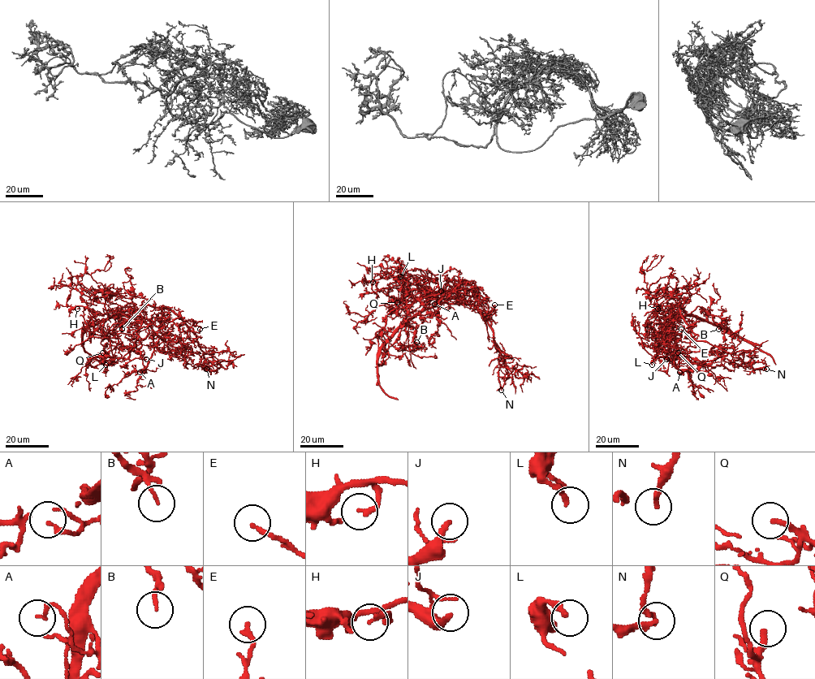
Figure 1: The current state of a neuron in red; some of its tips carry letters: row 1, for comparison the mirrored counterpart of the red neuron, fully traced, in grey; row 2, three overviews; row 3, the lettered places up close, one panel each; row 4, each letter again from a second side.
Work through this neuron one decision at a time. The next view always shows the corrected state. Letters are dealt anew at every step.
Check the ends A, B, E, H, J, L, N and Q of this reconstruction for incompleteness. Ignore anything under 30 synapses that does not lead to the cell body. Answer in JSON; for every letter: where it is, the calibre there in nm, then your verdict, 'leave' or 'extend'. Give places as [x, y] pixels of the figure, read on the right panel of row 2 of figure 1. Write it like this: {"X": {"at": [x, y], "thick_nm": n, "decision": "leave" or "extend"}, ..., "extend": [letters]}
{"A": {"at": [679, 372], "thick_nm": 160, "decision": "leave"}, "B": {"at": [718, 329], "thick_nm": 120, "decision": "extend"}, "E": {"at": [681, 329], "thick_nm": 200, "decision": "leave"}, "H": {"at": [657, 309], "thick_nm": 180, "decision": "leave"}, "J": {"at": [666, 359], "thick_nm": 190, "decision": "extend"}, "L": {"at": [652, 365], "thick_nm": 200, "decision": "leave"}, "N": {"at": [766, 369], "thick_nm": 200, "decision": "extend"}, "Q": {"at": [678, 352], "thick_nm": 160, "decision": "extend"}, "extend": ["B", "J", "N", "Q"]}

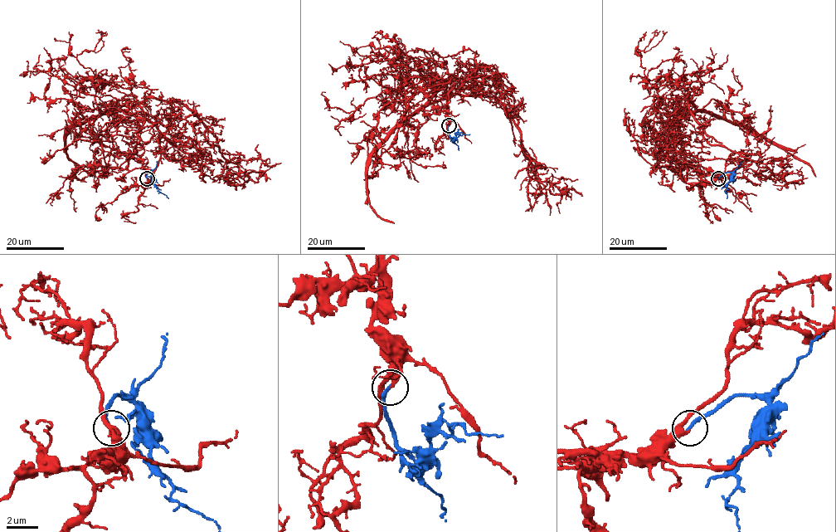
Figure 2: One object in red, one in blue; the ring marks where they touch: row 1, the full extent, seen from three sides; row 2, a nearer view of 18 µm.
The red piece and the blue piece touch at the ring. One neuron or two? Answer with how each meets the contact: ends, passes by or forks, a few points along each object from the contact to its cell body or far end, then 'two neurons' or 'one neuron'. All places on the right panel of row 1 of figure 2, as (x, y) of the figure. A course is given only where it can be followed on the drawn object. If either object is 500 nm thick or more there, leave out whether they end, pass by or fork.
red passes by; blue ends; course red (718, 178), (681, 178), (673, 124), (694, 109), (687, 98), (707, 135), (781, 176), (775, 182), (771, 163); course blue (718, 178), (726, 173), (732, 173), (725, 191), (726, 198); one neuron

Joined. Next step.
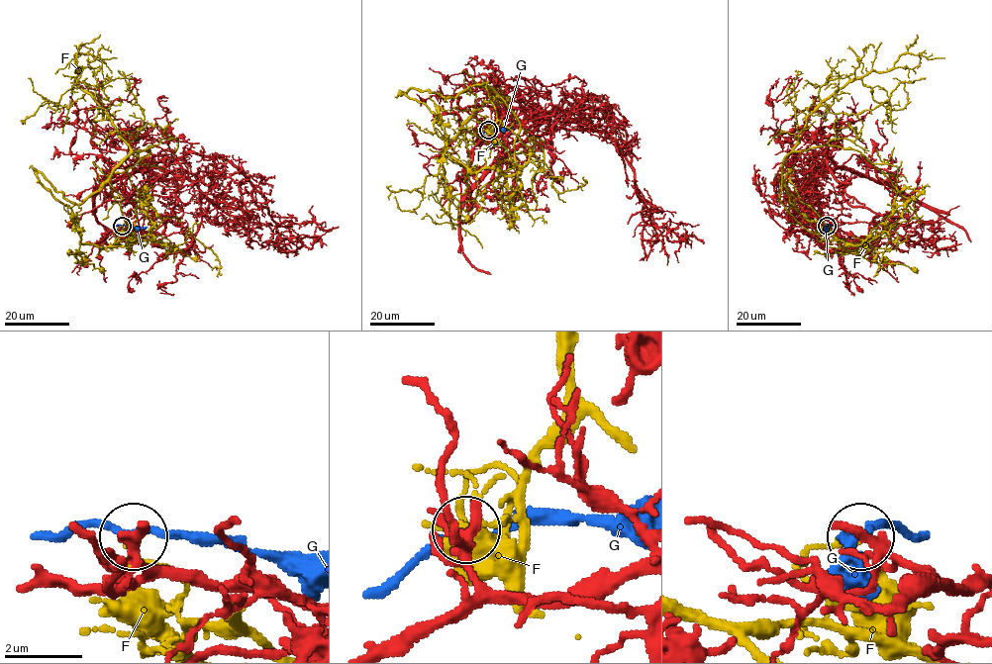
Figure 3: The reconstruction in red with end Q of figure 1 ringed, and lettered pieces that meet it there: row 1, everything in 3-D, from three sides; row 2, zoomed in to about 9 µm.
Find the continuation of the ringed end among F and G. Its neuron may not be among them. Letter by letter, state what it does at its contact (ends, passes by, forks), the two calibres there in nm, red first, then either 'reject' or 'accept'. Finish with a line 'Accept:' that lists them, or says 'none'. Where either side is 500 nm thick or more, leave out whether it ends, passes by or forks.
F: it ends there; 200 nm thick on the red side, 400 nm on the other; reject
G: it passes by; 220 nm thick on the red side, 180 nm on the other; reject
Accept: none

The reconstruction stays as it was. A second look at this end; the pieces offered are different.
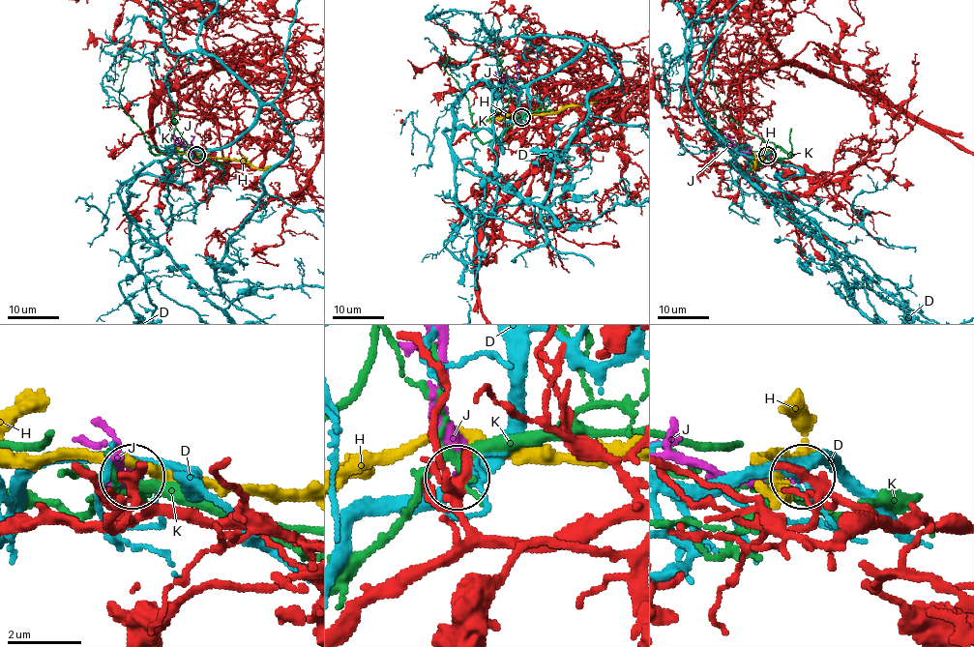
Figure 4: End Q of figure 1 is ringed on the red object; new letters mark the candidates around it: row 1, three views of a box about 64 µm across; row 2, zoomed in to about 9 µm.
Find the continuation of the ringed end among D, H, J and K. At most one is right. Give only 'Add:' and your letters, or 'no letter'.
Add: J

